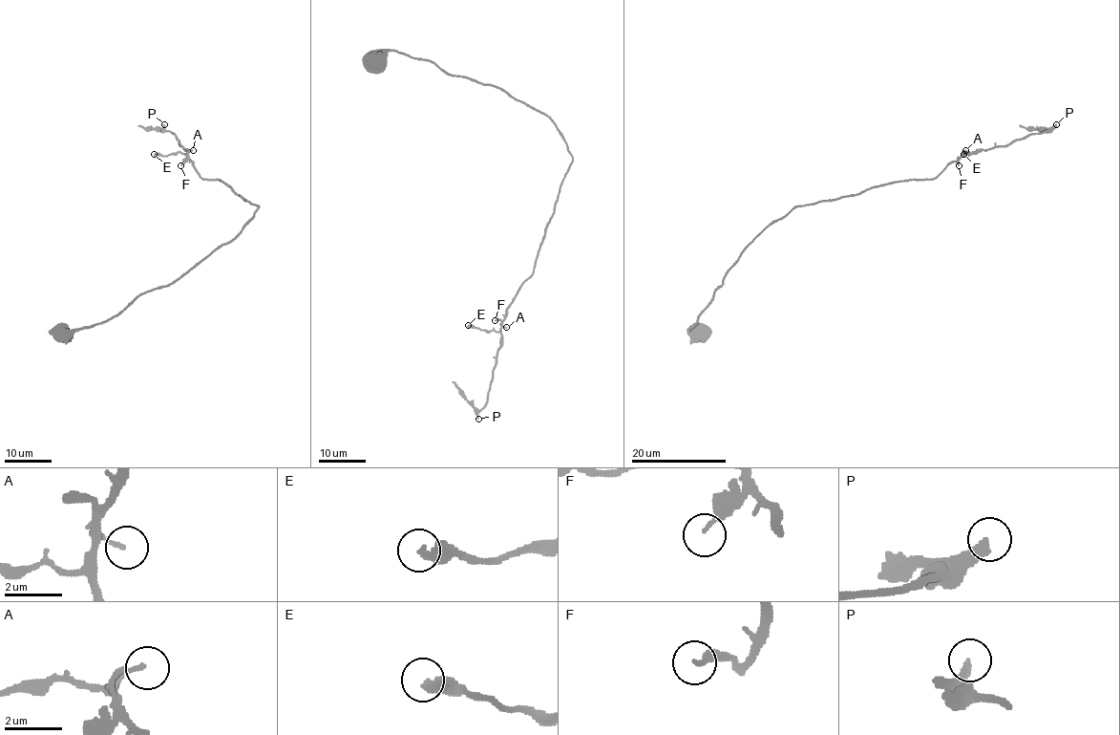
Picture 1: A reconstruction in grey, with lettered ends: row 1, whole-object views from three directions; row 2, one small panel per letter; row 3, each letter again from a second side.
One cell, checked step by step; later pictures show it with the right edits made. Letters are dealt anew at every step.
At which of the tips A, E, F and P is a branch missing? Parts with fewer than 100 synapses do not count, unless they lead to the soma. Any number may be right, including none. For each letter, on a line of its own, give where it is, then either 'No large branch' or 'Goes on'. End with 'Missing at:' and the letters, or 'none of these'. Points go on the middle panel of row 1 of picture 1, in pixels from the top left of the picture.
A: Place: (506, 327). No large branch
E: Place: (468, 325). No large branch
F: Place: (495, 320). No large branch
P: Place: (478, 419). Goes on
Missing at: P

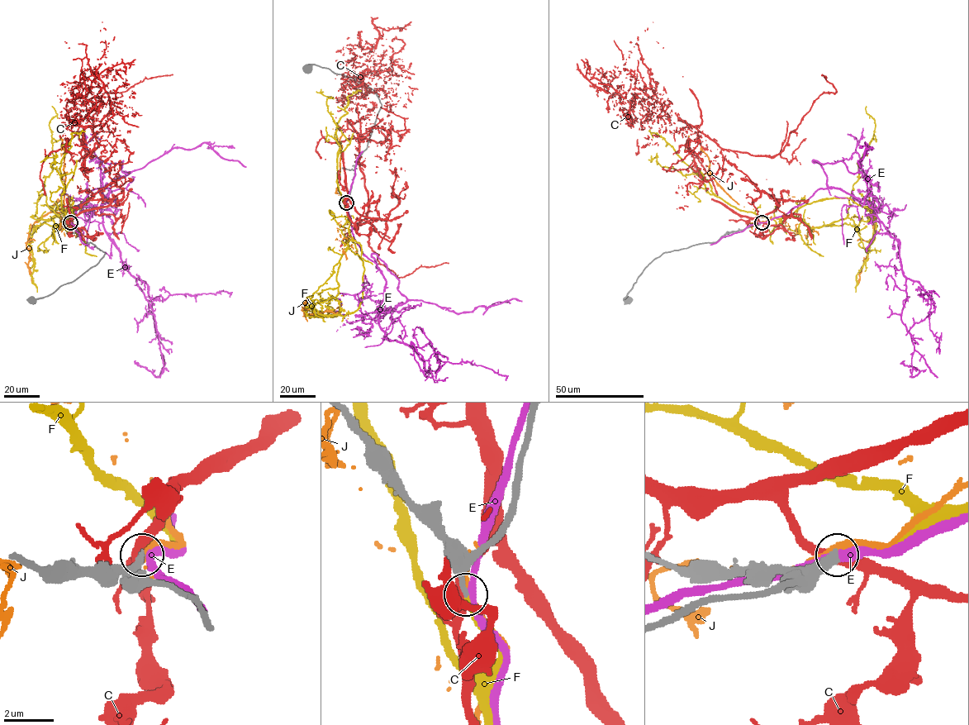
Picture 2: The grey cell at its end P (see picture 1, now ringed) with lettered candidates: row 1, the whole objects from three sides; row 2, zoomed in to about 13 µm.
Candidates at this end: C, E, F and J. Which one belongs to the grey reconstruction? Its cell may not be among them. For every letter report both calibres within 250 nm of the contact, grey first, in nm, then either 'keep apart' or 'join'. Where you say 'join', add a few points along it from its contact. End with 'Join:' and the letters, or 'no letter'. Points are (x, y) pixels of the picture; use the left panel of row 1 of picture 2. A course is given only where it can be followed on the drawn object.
C: 360/360 nm | keep apart
E: 320/280 nm | keep apart
F: 280/220 nm | join | via (70, 222), (74, 211), (88, 198), (80, 208), (46, 220), (32, 234), (31, 275), (37, 291)
J: 360/320 nm | keep apart
Join: F

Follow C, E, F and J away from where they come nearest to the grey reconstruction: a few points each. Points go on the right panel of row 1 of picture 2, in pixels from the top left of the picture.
C: (761, 222), (775, 199), (687, 150), (685, 128), (642, 105), (651, 89), (634, 88), (622, 110), (600, 68)
E: (761, 222), (820, 188), (871, 203), (899, 240), (911, 377), (919, 372), (904, 360)
F: (762, 222), (790, 217), (806, 204), (828, 198), (850, 198), (875, 210), (874, 240), (856, 275), (855, 291)
J: (761, 222), (771, 217), (796, 235), (854, 217), (862, 220), (866, 211), (872, 212), (873, 237), (857, 282)

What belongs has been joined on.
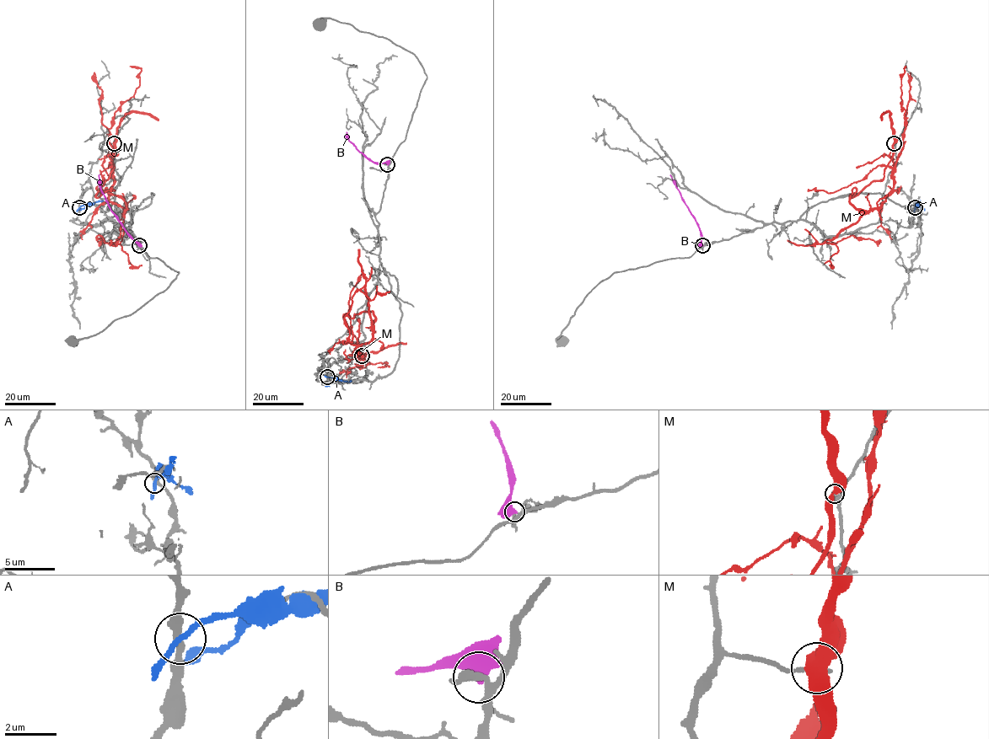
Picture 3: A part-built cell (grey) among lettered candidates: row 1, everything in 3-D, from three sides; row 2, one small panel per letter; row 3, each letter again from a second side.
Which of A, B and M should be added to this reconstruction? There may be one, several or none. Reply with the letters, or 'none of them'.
none of them

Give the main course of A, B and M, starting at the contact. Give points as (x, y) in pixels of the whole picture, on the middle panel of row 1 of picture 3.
A: (327, 377), (344, 381), (351, 380)
B: (387, 164), (369, 159), (348, 139), (346, 131)
M: (362, 356), (357, 347), (373, 337), (369, 300), (363, 287), (352, 297), (344, 318), (348, 340), (352, 341)

